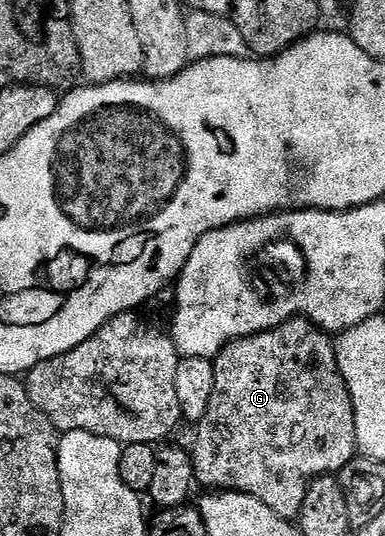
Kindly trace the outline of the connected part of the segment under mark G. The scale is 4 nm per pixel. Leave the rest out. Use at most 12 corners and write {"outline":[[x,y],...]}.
{"outline":[[295,316],[219,353],[200,487],[298,519],[356,457],[335,342]]}

